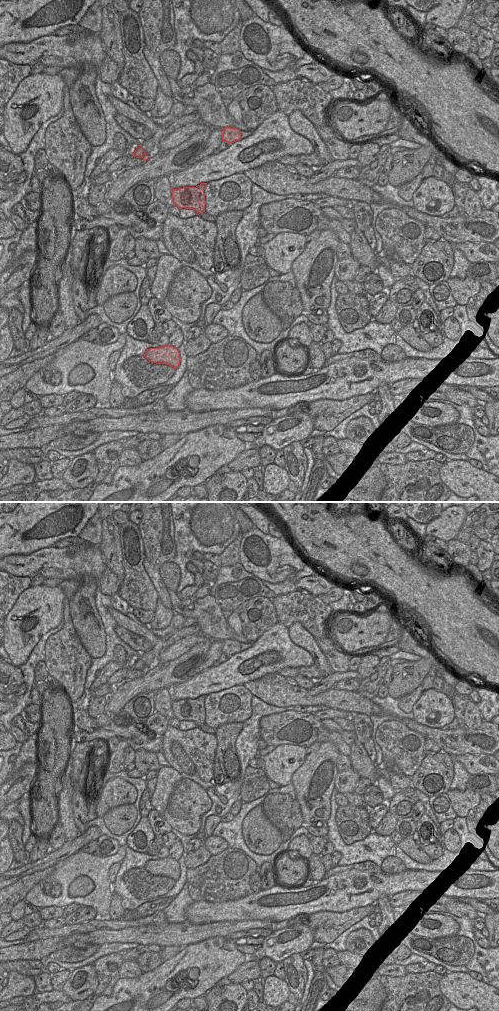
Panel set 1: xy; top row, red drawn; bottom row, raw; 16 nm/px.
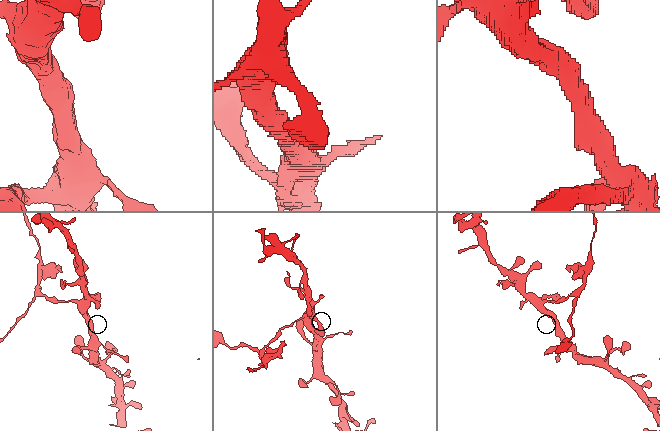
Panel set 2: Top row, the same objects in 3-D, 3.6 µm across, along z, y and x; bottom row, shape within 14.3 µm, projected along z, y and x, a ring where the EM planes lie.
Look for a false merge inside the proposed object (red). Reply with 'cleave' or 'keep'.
cleave

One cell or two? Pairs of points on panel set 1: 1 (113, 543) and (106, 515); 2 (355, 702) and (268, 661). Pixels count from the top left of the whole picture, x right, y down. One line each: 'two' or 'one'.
1: one
2: two

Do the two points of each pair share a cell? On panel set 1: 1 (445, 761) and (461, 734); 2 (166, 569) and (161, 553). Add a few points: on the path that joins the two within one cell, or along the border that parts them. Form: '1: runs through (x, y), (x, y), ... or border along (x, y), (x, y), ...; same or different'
1: border along (441, 750), (451, 756); different
2: border along (171, 561), (165, 561), (158, 568); different

